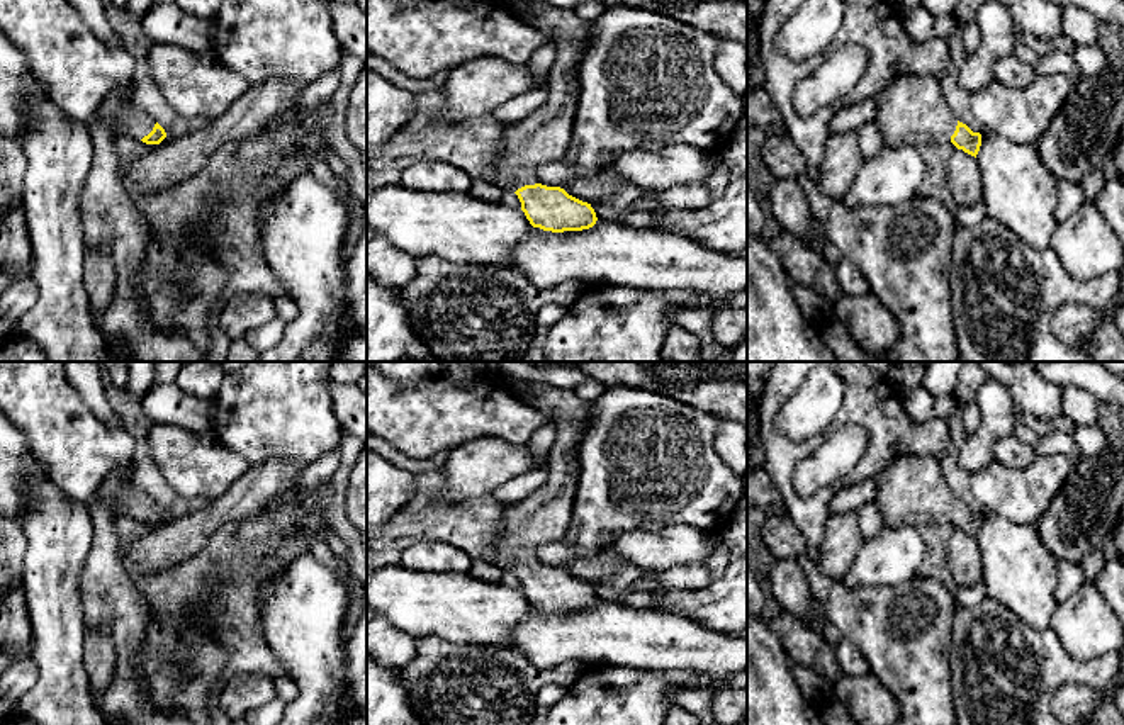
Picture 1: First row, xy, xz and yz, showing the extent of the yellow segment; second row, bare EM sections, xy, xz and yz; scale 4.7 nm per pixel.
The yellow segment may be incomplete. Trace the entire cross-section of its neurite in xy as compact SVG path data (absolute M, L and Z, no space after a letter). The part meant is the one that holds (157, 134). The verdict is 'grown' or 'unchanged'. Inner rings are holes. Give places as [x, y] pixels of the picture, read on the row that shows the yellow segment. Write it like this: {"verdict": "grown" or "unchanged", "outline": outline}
{"verdict": "grown", "outline": "M131 85L114 90L100 105L93 122L105 124L117 132L117 138L127 136L146 144L160 144L166 138L165 129L134 104L134 93L127 100L122 98Z"}

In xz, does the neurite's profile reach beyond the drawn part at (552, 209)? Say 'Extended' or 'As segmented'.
Extended

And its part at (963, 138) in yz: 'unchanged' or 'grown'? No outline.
grown

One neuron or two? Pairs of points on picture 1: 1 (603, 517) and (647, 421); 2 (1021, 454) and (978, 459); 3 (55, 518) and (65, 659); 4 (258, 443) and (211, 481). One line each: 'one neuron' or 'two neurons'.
1: one neuron
2: two neurons
3: one neuron
4: two neurons

